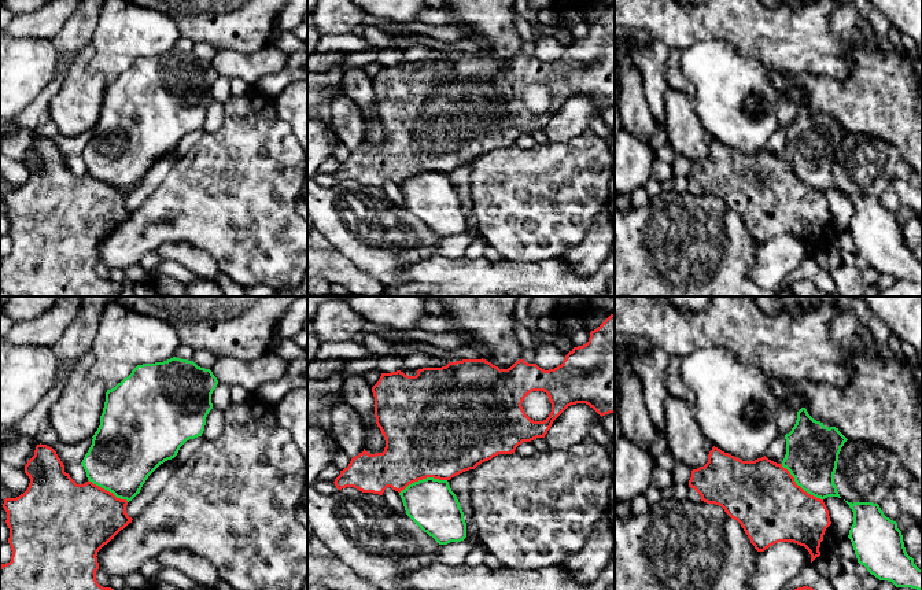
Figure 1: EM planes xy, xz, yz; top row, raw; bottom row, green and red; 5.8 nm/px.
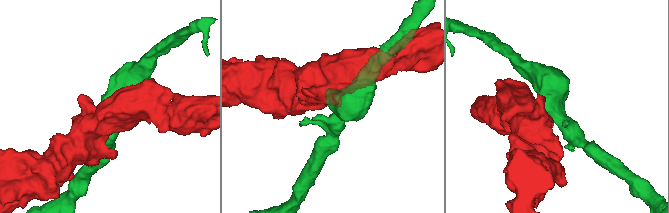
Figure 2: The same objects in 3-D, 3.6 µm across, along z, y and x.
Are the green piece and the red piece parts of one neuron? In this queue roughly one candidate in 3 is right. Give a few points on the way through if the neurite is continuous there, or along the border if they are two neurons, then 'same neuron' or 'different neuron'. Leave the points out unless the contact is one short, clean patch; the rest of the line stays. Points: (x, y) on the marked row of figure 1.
along yz (781, 464), (797, 485), (822, 500) | different neuron

